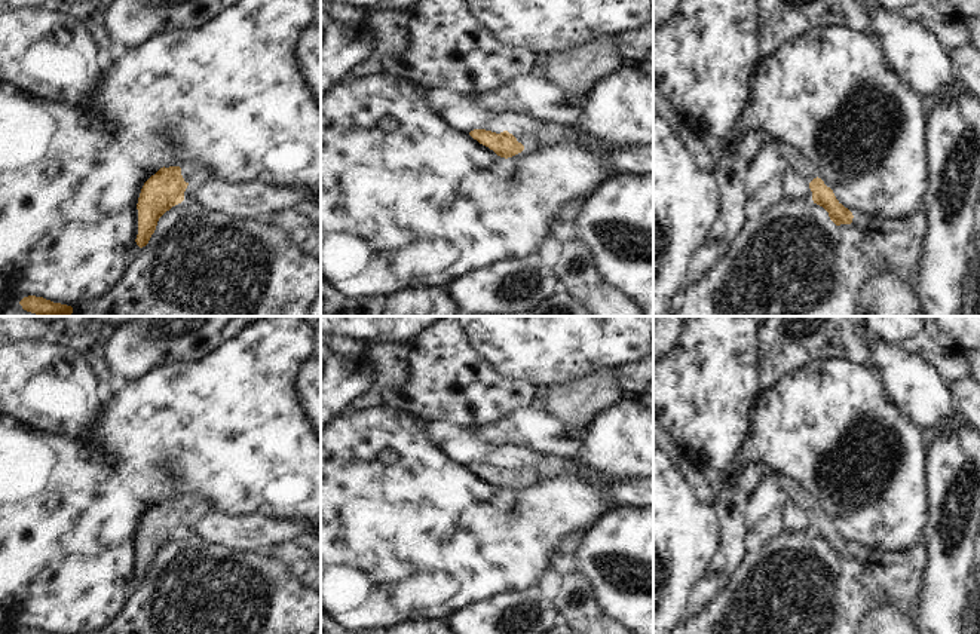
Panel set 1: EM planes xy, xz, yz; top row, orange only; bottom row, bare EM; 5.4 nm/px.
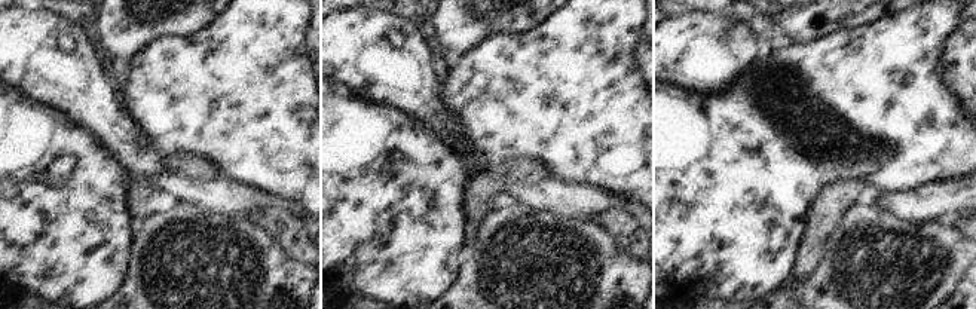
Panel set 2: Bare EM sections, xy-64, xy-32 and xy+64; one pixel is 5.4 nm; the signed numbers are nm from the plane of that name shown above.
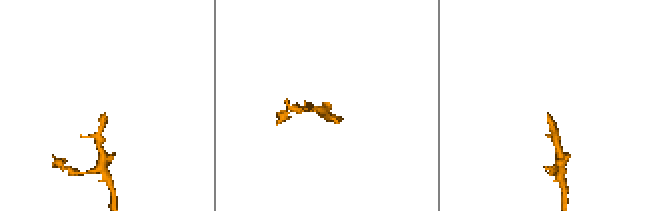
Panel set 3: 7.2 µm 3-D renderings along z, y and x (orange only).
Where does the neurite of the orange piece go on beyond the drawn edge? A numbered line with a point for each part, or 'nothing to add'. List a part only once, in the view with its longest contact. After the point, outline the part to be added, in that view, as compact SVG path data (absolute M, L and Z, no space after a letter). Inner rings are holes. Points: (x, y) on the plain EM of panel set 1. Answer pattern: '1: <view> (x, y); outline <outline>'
1: xy (193, 507); outline M184 494L180 500L184 514L189 517L203 517L211 511L211 503L208 500L199 499L193 494Z

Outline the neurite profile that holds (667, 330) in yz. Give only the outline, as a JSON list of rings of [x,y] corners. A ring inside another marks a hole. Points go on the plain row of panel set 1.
[[[653,316],[653,361],[670,353],[685,331],[687,316]]]

